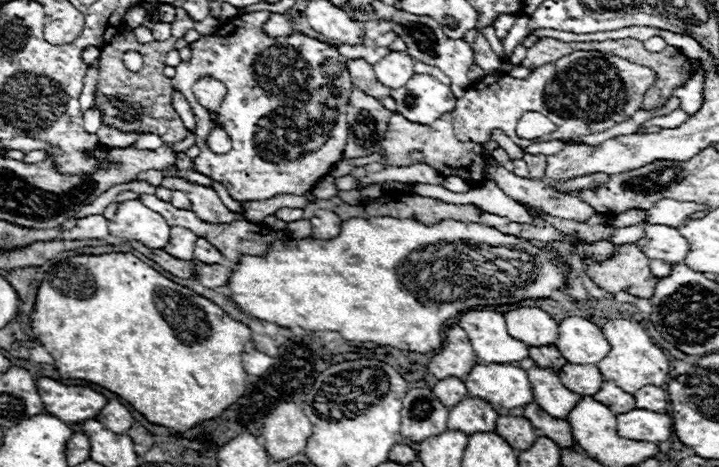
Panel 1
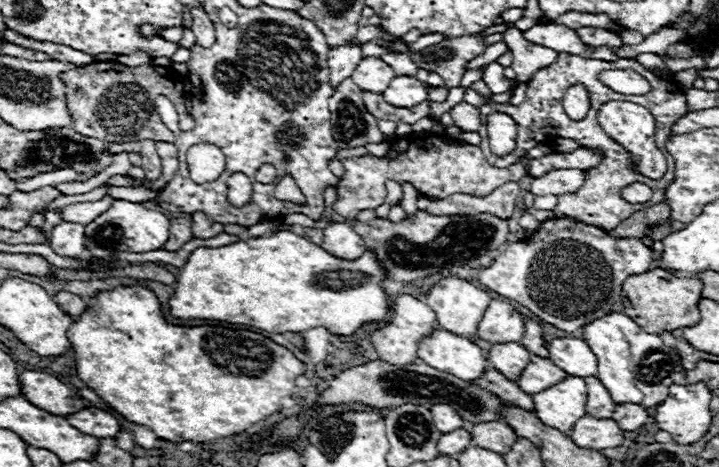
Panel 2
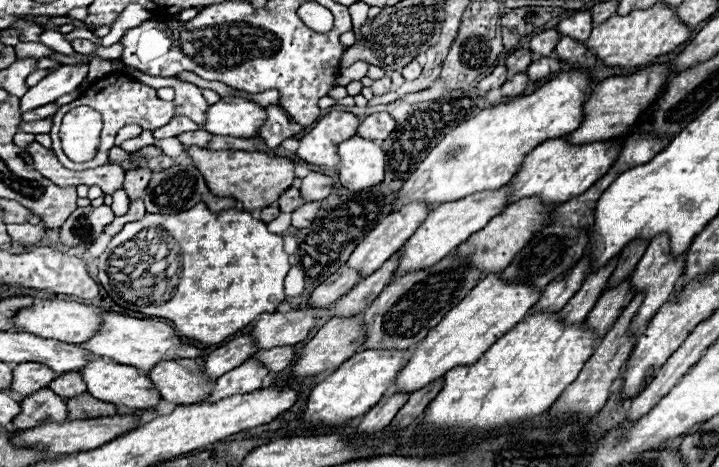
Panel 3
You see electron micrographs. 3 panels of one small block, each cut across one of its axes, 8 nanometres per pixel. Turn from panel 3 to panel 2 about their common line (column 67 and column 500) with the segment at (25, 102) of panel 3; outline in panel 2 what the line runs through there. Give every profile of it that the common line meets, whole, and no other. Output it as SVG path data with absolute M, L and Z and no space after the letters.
M492 62L492 64L488 64L488 68L484 70L484 82L486 82L486 86L490 88L490 92L494 92L494 94L504 94L504 92L508 92L510 88L512 88L512 80L508 80L504 74L502 74L502 66L498 64L498 62Z

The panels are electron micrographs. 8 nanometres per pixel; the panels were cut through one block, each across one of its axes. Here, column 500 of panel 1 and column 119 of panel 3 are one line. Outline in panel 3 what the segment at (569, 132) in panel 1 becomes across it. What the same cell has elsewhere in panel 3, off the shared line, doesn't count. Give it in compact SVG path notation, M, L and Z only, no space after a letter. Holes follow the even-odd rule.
M108 74L100 80L96 80L90 88L88 88L78 99L62 106L58 110L58 114L52 118L52 130L50 130L50 136L52 136L52 150L56 152L58 160L70 168L70 170L88 170L88 168L96 168L100 164L106 164L108 162L108 152L110 148L114 146L114 138L118 134L120 128L128 126L128 124L138 124L140 128L144 130L156 130L156 128L162 128L164 124L168 124L170 120L174 118L174 104L172 102L164 102L156 96L156 90L142 84L142 82L136 82L132 78L126 78L124 74ZM76 106L92 106L96 108L100 114L102 114L102 122L104 122L104 128L102 128L102 142L100 142L100 148L98 148L98 154L94 160L90 162L72 162L64 152L62 152L62 144L60 144L60 136L58 136L58 130L60 130L60 122L62 122L62 116L66 112L70 112L72 108Z

